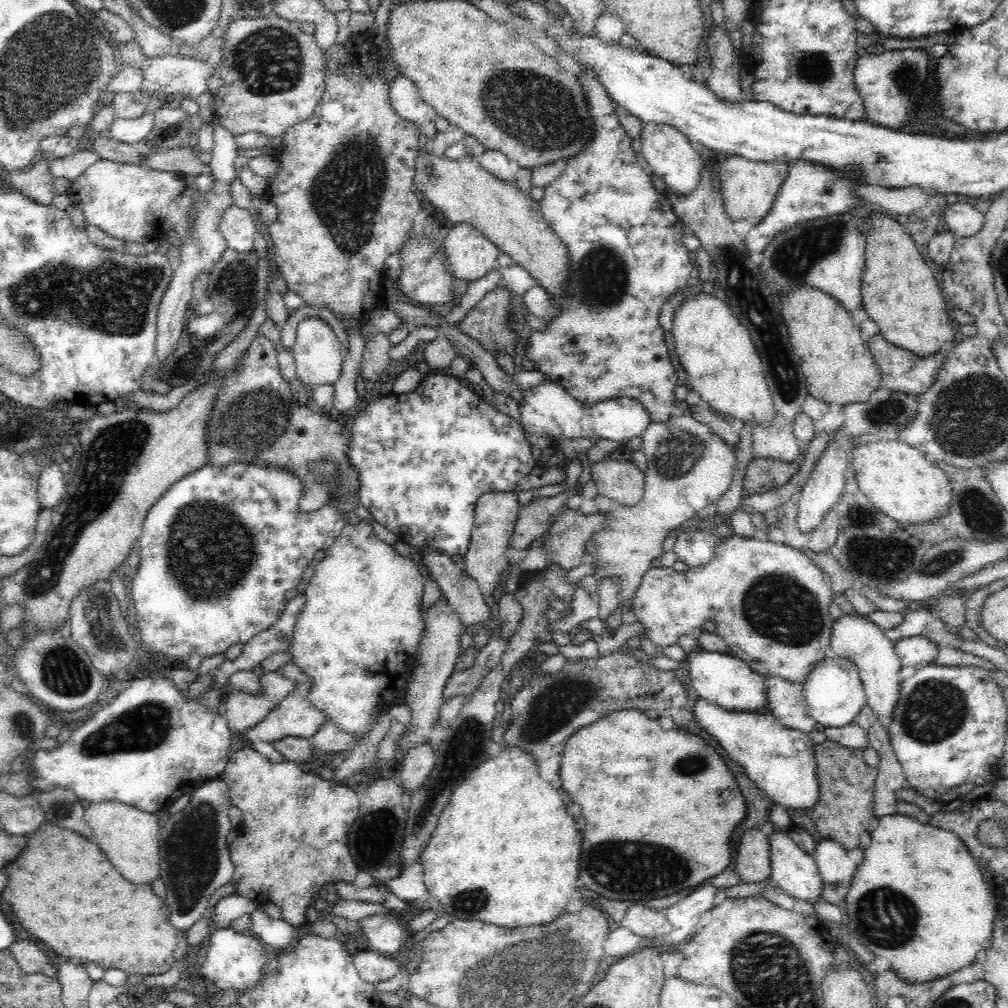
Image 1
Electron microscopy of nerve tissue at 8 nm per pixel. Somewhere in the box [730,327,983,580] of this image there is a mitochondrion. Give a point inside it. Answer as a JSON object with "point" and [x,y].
{"point":[886,412]}

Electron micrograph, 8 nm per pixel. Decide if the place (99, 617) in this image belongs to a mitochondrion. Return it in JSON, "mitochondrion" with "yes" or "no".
{"mitochondrion":"yes"}

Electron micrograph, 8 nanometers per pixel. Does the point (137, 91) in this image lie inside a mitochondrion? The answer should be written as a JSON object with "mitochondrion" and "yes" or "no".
{"mitochondrion":"no"}

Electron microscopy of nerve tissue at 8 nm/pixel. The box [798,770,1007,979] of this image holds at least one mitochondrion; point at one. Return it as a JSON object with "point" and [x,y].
{"point":[886,918]}

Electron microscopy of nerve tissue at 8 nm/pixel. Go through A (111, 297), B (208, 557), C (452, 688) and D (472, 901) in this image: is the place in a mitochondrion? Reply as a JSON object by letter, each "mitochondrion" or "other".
{"A":"mitochondrion","B":"mitochondrion","C":"other","D":"mitochondrion"}

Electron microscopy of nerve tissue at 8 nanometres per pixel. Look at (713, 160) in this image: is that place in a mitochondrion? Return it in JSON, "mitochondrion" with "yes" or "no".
{"mitochondrion":"no"}

